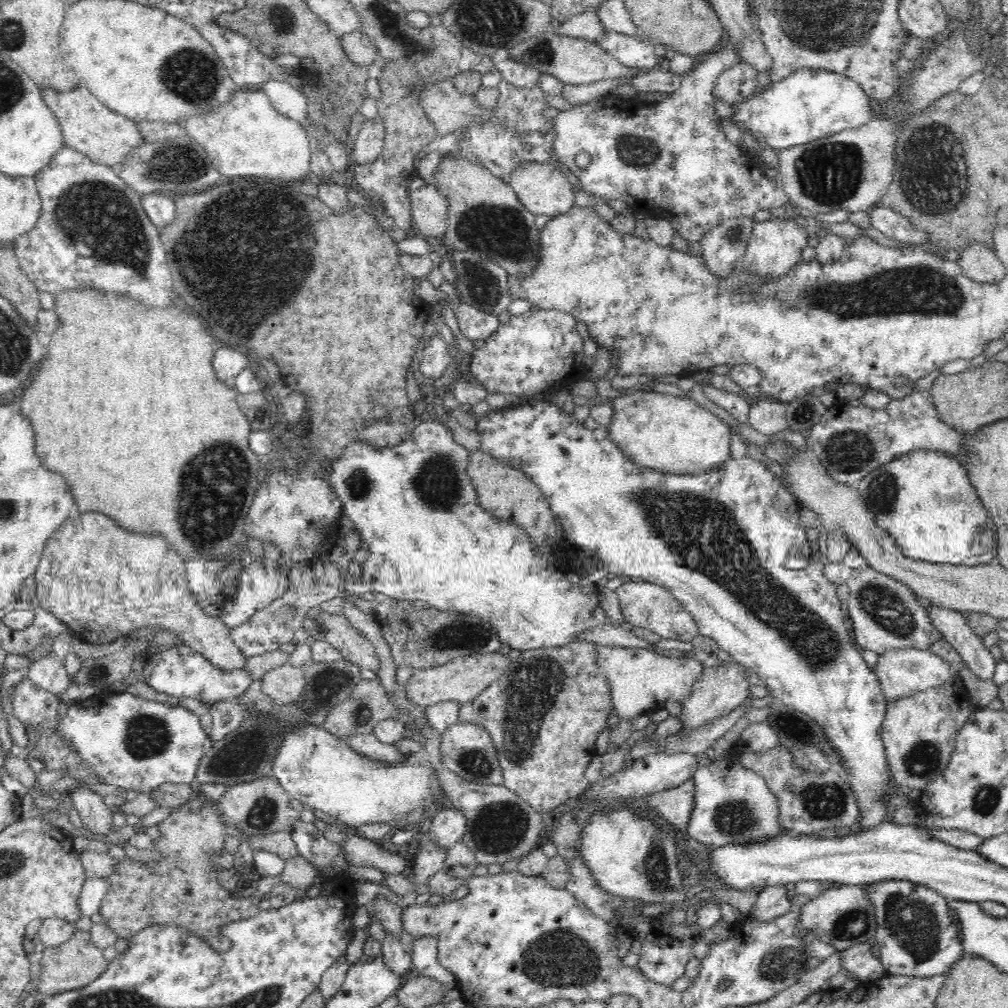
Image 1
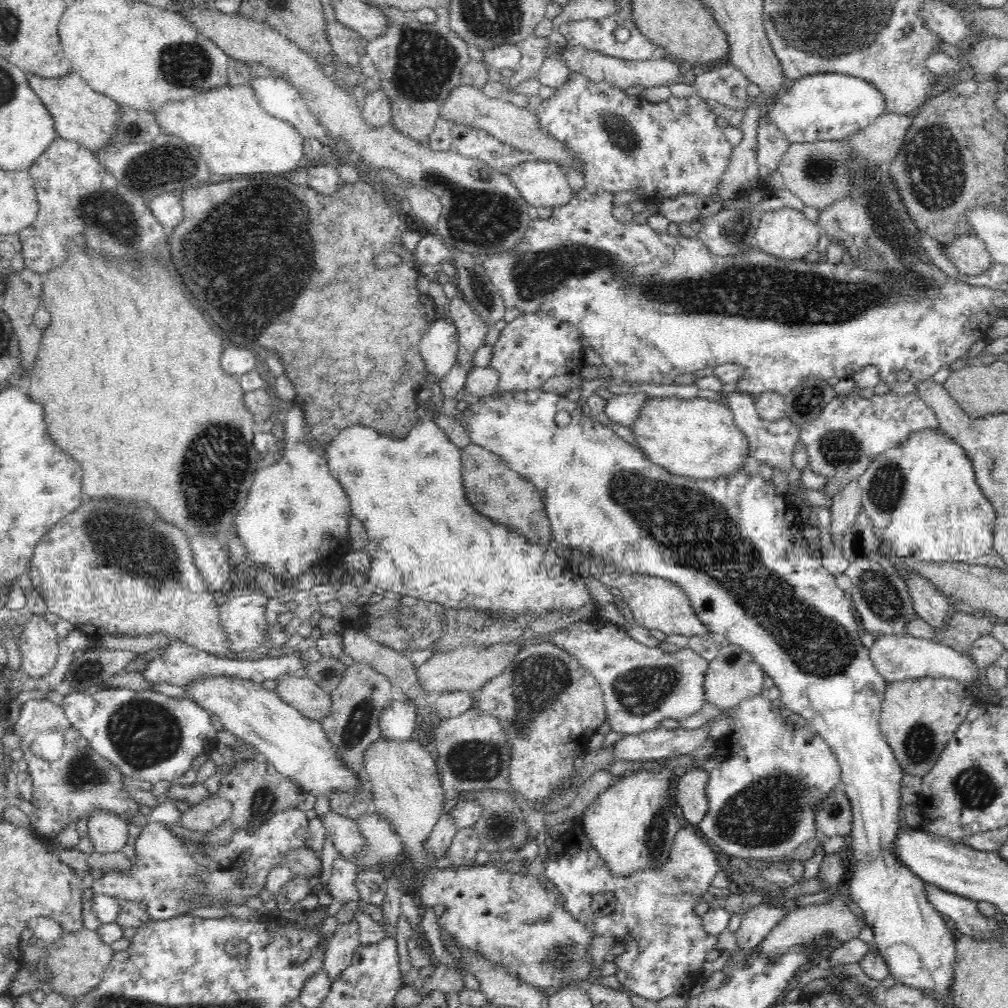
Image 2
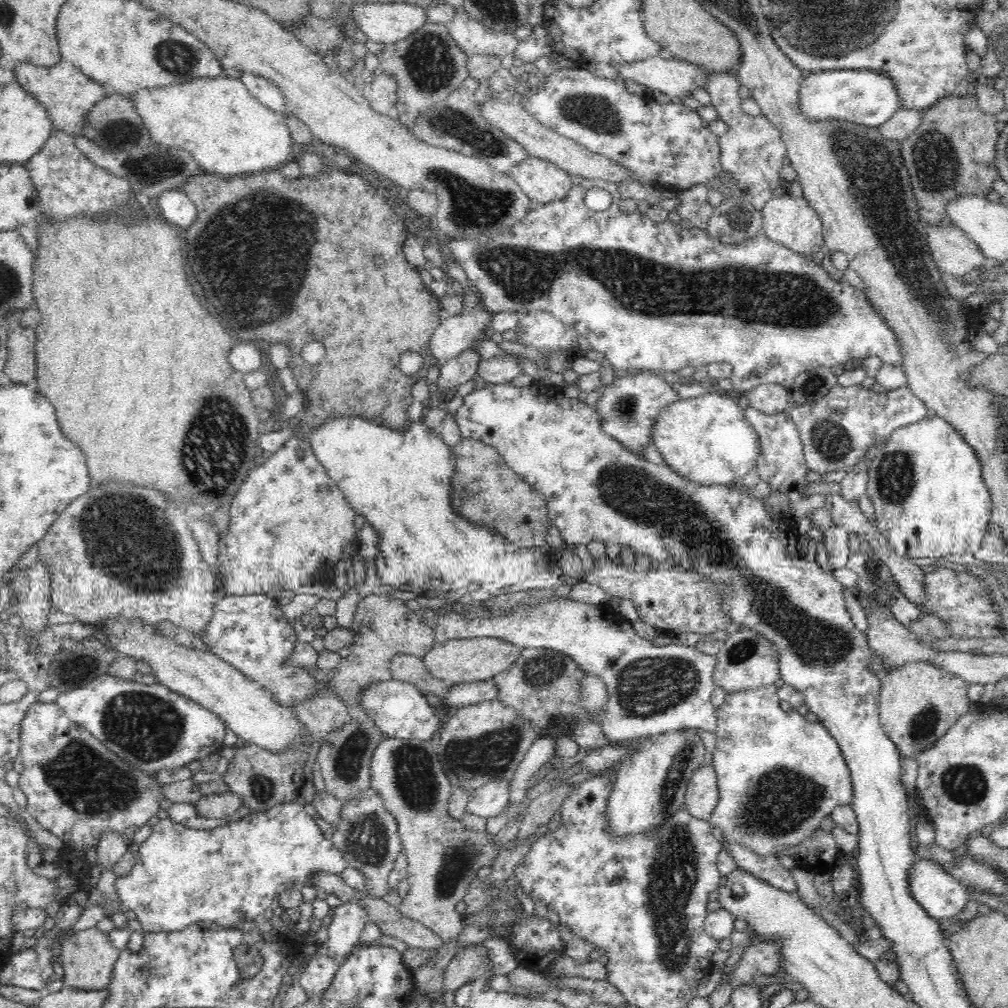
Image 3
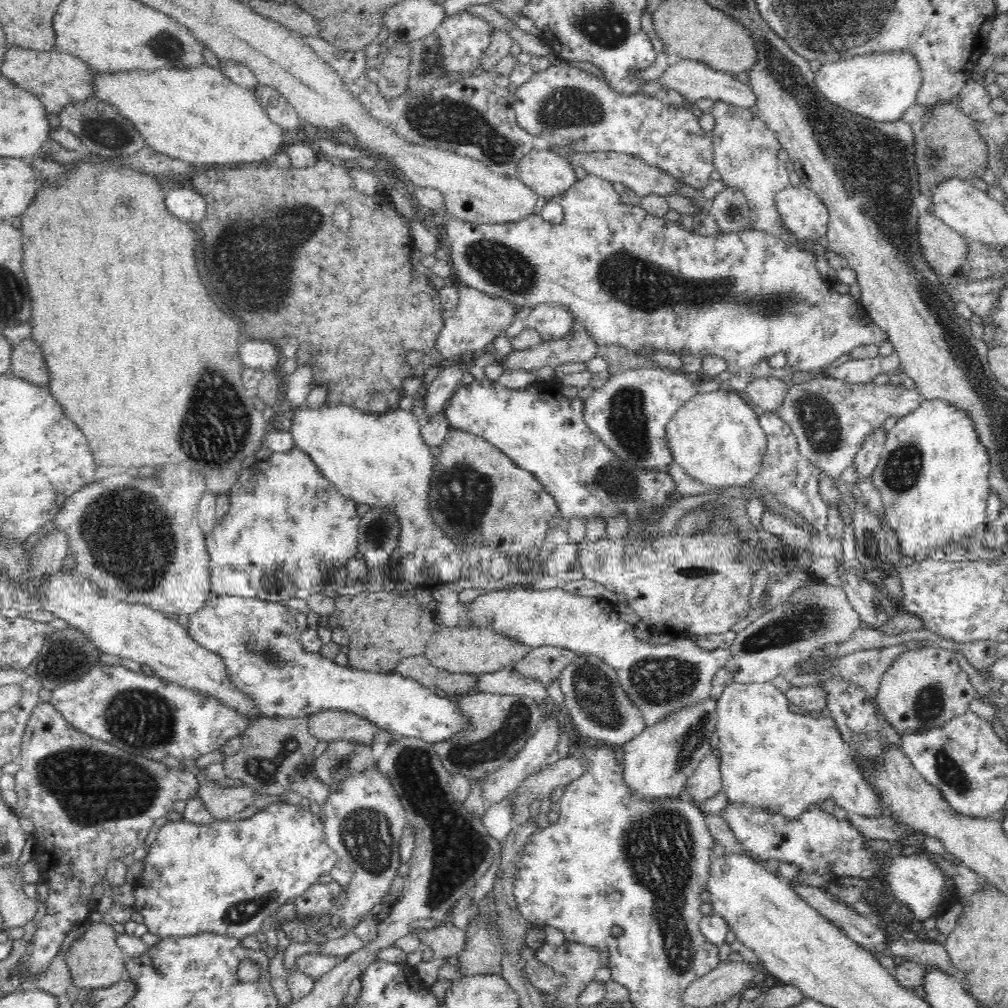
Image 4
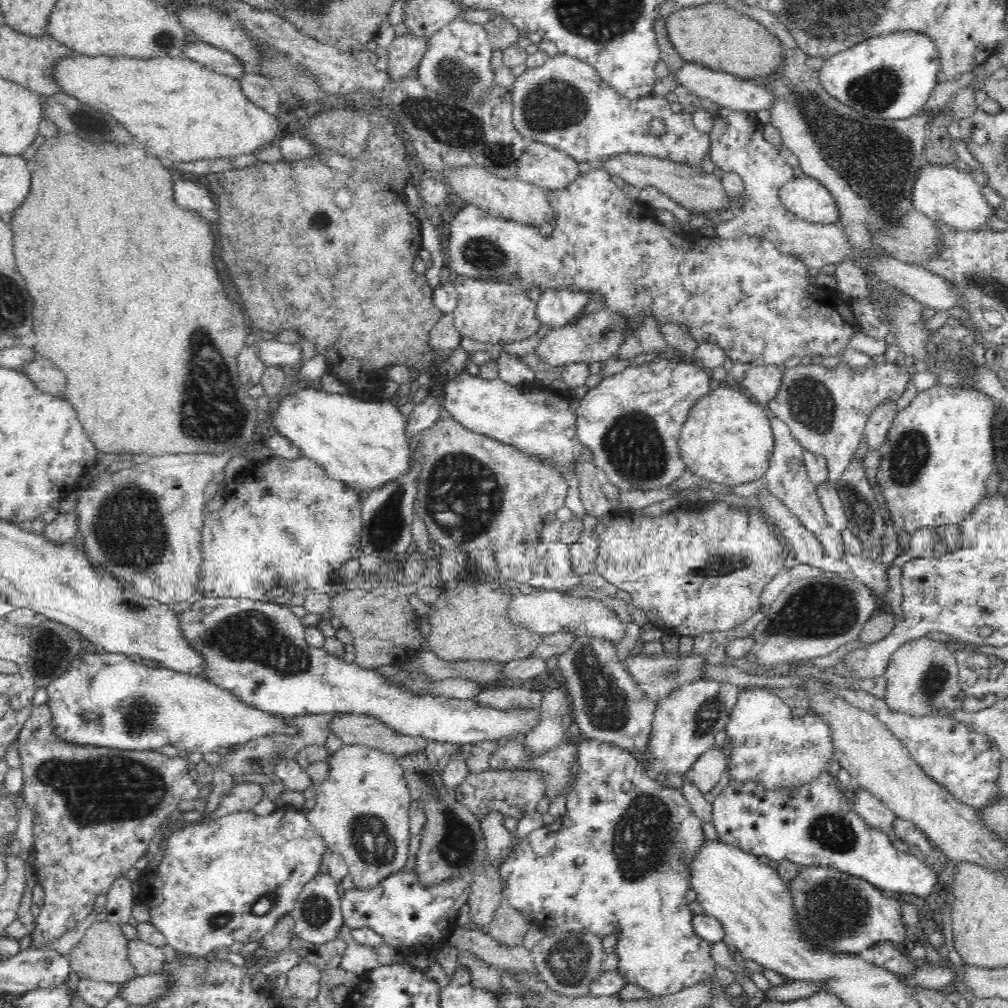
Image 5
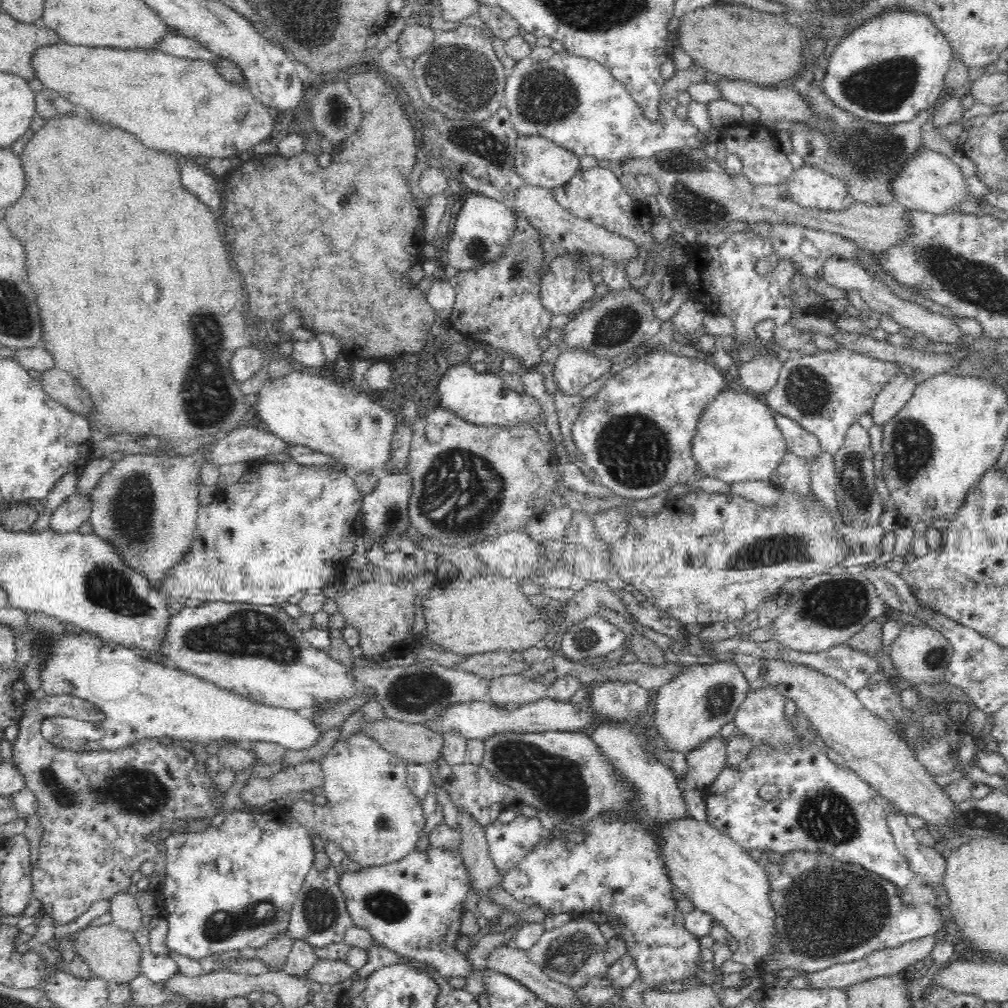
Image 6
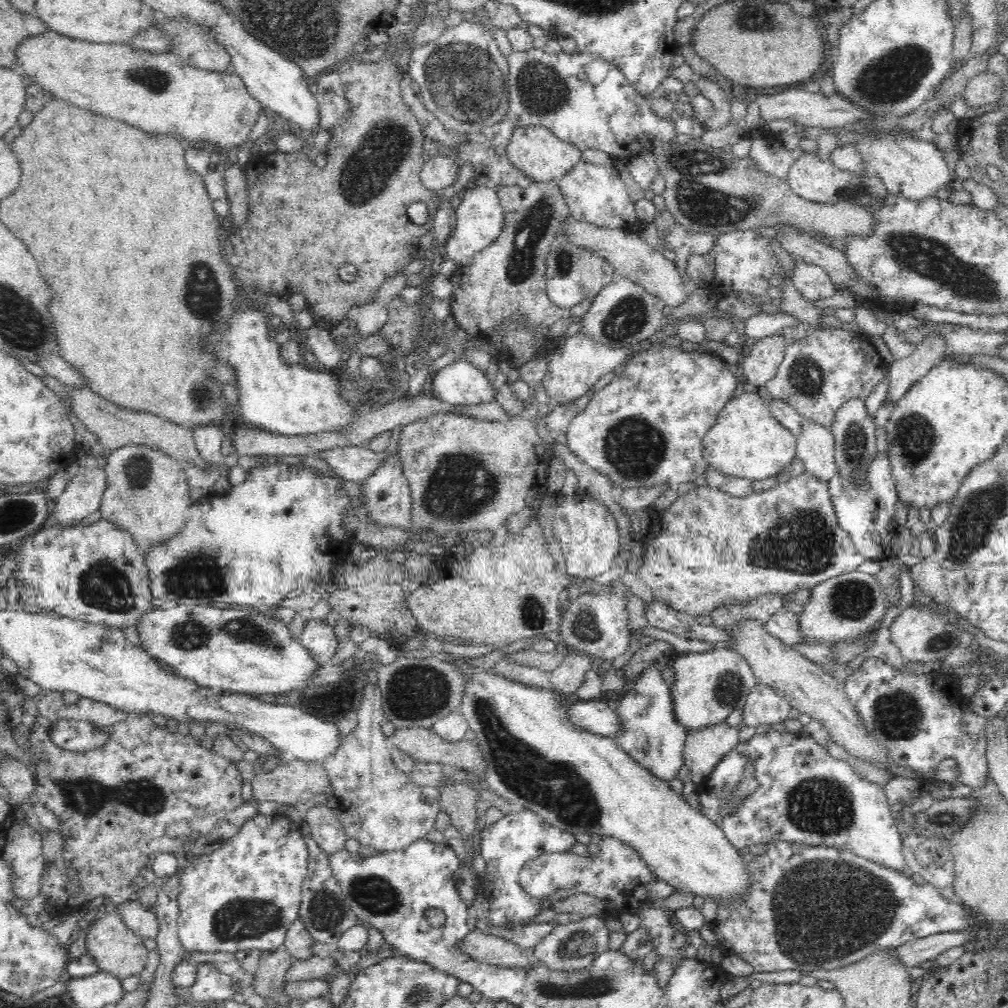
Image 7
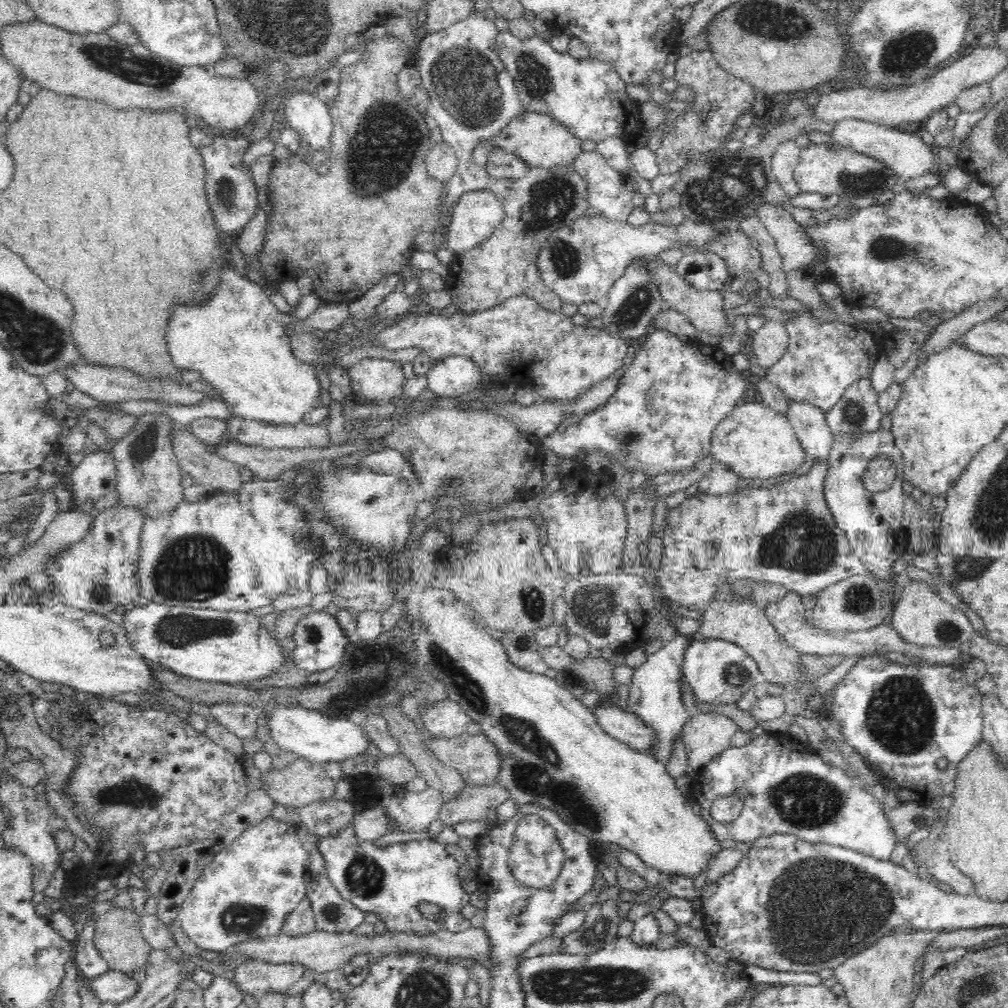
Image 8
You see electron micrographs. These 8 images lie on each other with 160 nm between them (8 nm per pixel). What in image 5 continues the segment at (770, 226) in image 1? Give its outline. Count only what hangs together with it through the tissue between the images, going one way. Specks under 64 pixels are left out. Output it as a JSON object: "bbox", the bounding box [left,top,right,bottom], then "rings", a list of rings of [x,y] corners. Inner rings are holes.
{"bbox":[779,176,841,225],"rings":[[[812,176],[790,179],[779,191],[779,198],[789,212],[813,224],[828,225],[841,218],[835,196]]]}

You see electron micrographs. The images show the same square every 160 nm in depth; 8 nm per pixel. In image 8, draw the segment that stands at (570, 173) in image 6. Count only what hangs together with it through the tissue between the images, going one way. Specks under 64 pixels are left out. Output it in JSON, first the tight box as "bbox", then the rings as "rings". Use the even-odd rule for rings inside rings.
{"bbox":[492,110,583,168],"rings":[[[523,110],[503,128],[498,136],[492,138],[492,142],[495,147],[520,156],[531,168],[536,166],[552,168],[552,166],[566,166],[573,163],[582,152],[583,140],[552,115],[542,111]]]}

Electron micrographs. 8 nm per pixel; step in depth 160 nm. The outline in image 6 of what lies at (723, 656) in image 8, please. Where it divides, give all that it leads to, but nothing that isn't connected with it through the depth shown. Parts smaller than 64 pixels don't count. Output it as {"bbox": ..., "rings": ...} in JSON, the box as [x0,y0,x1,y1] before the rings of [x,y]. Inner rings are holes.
{"bbox":[656,660,750,754],"rings":[[[720,660],[712,664],[686,665],[670,682],[660,687],[656,727],[666,748],[686,754],[702,741],[718,735],[724,724],[735,720],[750,684],[738,664]]]}

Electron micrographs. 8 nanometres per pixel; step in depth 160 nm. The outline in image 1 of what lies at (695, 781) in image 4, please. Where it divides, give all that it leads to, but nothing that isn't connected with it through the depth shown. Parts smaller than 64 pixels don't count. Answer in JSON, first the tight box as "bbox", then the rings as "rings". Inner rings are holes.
{"bbox":[645,778,694,833],"rings":[[[692,778],[681,785],[650,793],[645,798],[646,804],[685,833],[694,810],[694,783]]]}

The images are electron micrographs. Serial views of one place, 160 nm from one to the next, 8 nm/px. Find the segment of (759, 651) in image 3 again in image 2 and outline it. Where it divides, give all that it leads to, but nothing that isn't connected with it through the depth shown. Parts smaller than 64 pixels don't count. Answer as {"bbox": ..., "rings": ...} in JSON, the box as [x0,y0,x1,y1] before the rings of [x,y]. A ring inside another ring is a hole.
{"bbox":[704,644,767,711],"rings":[[[728,644],[728,646],[721,648],[716,659],[709,662],[704,686],[707,691],[707,703],[713,704],[722,711],[736,708],[742,700],[754,698],[763,692],[766,676],[767,672],[756,662],[752,654],[749,654],[738,644]]]}

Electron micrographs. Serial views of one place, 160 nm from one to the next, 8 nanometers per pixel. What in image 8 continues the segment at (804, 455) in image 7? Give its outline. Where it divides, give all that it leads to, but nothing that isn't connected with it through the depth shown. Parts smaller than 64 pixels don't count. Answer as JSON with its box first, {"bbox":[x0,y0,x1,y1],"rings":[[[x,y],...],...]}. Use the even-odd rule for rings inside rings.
{"bbox":[785,399,834,461],"rings":[[[788,399],[785,415],[806,454],[826,461],[834,442],[833,432],[826,420],[826,411],[808,402]]]}

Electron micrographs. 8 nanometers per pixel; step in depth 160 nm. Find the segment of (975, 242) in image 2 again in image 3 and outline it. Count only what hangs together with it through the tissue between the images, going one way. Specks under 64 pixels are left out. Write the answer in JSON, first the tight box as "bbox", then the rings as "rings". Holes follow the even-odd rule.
{"bbox":[927,225,986,278],"rings":[[[928,225],[927,243],[937,267],[954,278],[980,268],[986,260],[980,247],[953,225]]]}

